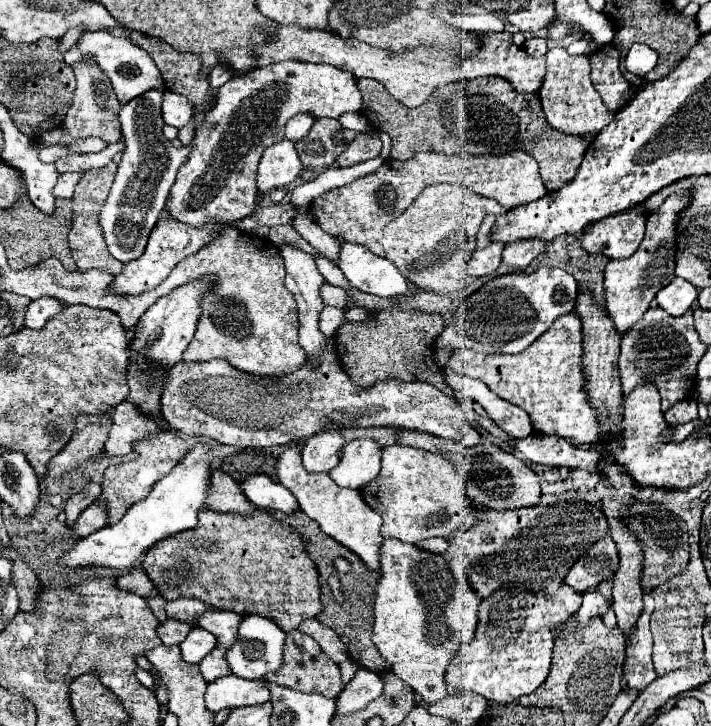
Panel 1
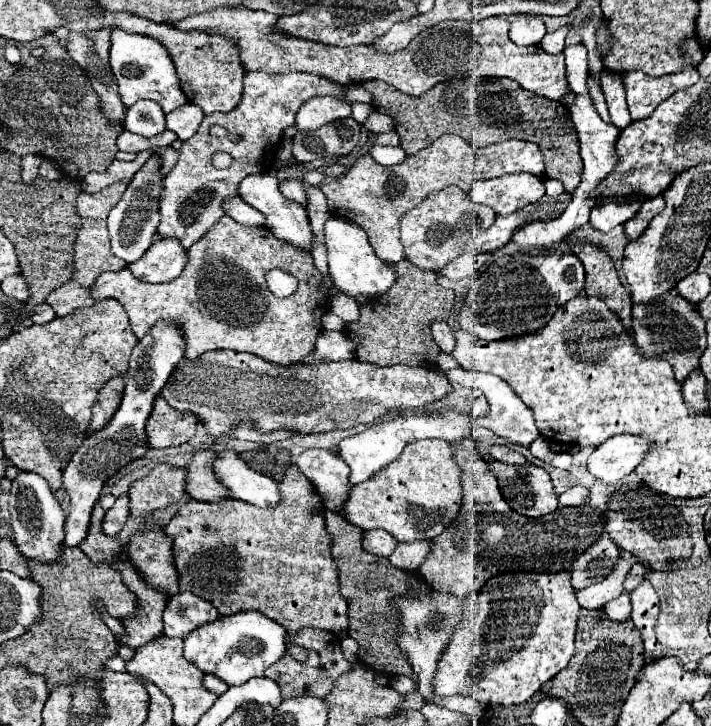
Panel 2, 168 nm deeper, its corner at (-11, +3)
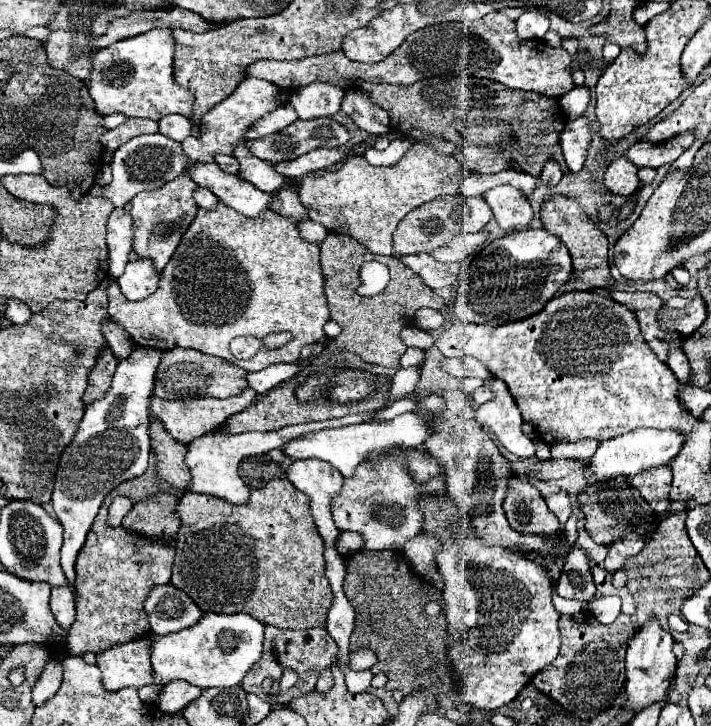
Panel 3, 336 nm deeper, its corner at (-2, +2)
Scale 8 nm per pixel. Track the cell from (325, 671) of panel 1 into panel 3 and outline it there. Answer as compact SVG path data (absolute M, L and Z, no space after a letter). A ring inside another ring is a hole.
M265 626L265 644L263 644L263 656L259 662L255 662L255 666L251 666L251 670L245 674L243 682L241 682L241 688L245 692L251 692L251 694L257 694L261 700L269 702L273 708L277 706L283 706L287 704L291 698L299 696L299 694L309 694L313 688L315 688L315 682L317 682L317 676L323 668L331 666L335 662L335 656L337 656L337 646L333 642L333 638L327 634L327 630L323 628L311 628L311 630L281 630L281 628L275 628L275 626ZM283 670L291 670L291 672L297 672L299 674L299 680L297 684L287 690L287 692L281 692L281 694L265 694L261 684L265 678L269 680L279 680Z

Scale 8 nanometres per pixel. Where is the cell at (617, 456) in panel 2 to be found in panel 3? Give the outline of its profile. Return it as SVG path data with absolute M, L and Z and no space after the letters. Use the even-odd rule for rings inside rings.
M639 428L633 432L627 432L623 436L611 438L601 442L601 446L597 448L595 456L591 458L591 474L597 480L605 480L605 478L631 478L635 474L639 474L641 470L647 470L651 466L661 466L667 464L671 458L675 458L675 454L679 454L679 450L683 448L685 436L679 430L655 430L655 428Z

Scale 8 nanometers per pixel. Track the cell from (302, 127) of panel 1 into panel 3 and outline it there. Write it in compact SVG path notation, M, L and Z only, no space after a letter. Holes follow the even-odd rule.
M313 82L293 92L291 104L301 120L311 120L321 116L335 116L341 110L343 96L345 88L341 86L329 82Z

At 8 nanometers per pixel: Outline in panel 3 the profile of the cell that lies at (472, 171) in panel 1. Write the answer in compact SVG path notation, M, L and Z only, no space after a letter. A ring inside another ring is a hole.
M413 144L411 150L407 150L407 154L395 166L371 166L363 156L351 156L333 172L325 172L321 176L309 174L301 182L301 190L299 190L301 198L299 200L307 208L309 220L319 222L329 232L353 236L373 254L391 256L393 254L391 236L393 236L393 230L397 228L399 220L407 212L411 212L413 208L425 204L429 200L435 200L435 198L447 196L447 194L459 194L459 184L465 178L465 174L467 174L467 170L455 158L441 156L441 154L433 152L431 148L427 148L425 144Z

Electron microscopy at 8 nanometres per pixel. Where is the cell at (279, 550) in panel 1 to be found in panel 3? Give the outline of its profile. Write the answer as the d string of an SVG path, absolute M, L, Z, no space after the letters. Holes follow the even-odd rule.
M287 478L271 480L263 488L253 490L249 502L243 506L229 504L211 494L185 492L177 512L181 516L181 528L177 534L171 584L187 592L203 612L245 612L263 624L291 630L327 626L327 612L331 608L333 594L325 578L323 540L317 534L309 512L307 494L297 490Z

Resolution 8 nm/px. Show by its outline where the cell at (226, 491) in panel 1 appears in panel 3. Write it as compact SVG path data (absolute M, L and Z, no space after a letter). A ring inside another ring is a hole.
M151 420L149 426L149 436L151 436L151 450L155 454L155 470L157 476L165 482L169 482L173 488L185 492L187 484L191 480L191 474L183 462L185 456L185 446L175 442L171 434L163 428L159 420Z

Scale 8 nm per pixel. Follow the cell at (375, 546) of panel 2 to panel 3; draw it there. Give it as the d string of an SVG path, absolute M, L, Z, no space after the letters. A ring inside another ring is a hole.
M341 532L335 542L335 548L343 558L349 558L351 554L363 550L363 538L355 532Z

